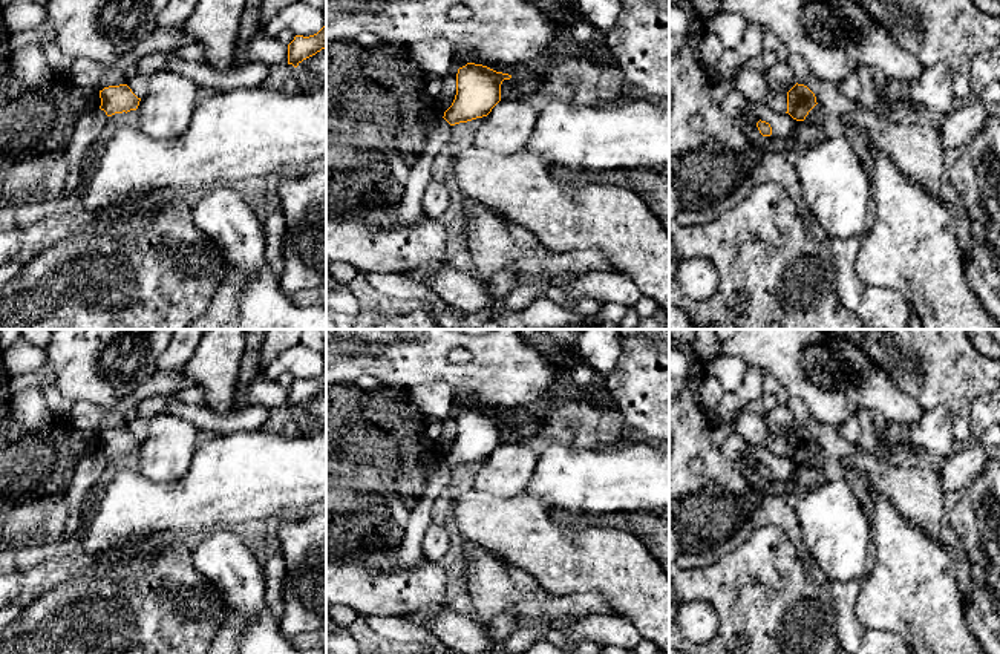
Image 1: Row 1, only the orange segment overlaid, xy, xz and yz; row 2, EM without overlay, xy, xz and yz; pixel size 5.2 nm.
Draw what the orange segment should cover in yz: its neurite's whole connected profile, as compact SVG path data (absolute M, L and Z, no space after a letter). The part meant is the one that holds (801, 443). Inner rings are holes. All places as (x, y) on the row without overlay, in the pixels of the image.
M795 427L787 435L787 455L793 463L804 464L809 455L816 449L815 437L804 427Z

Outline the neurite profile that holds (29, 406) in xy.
M26 389L11 395L11 410L23 424L21 438L46 430L57 418L38 389Z

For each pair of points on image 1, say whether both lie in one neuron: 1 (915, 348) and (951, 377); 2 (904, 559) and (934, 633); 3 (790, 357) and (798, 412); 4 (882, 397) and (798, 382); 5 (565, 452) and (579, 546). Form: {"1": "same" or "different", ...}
{"1": "same", "2": "same", "3": "different", "4": "same", "5": "different"}

